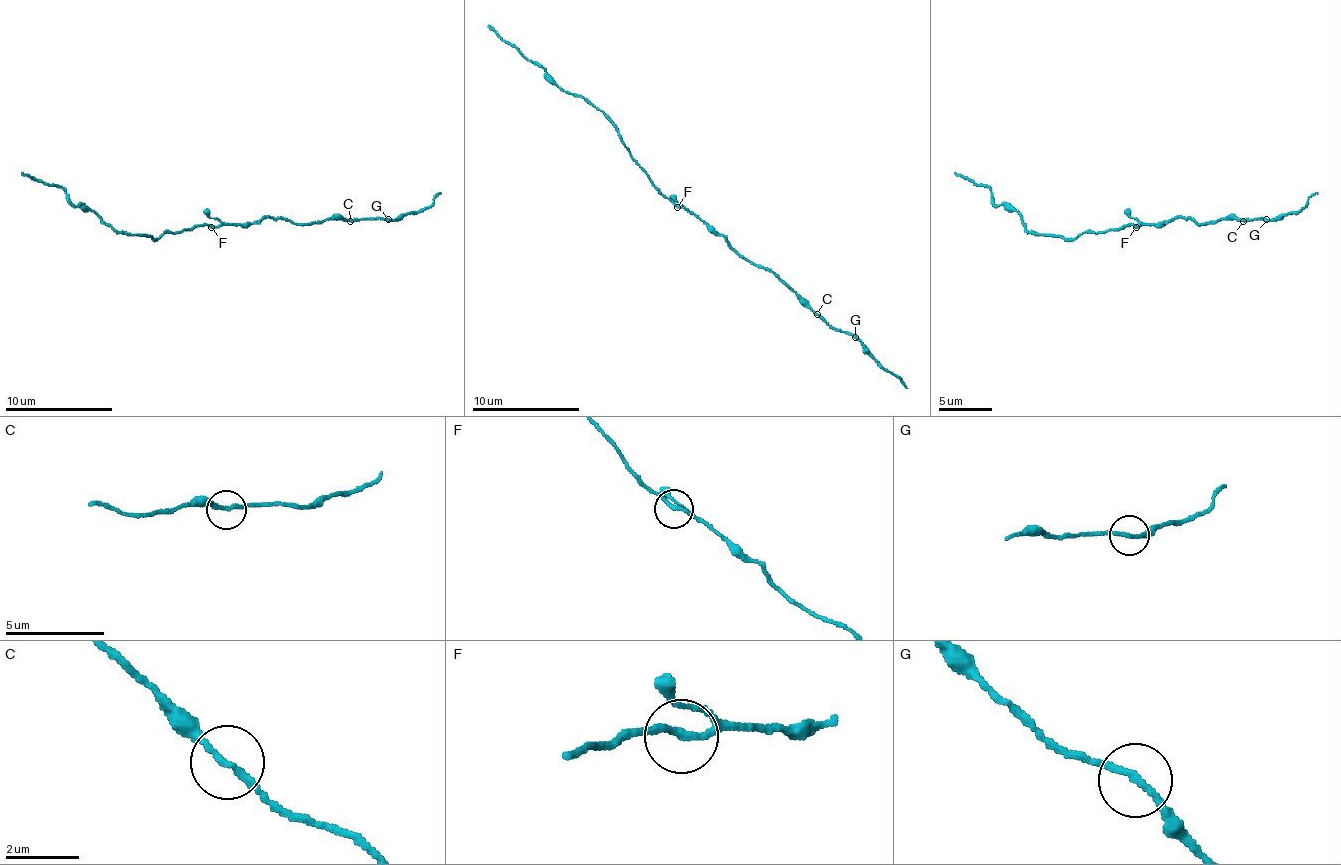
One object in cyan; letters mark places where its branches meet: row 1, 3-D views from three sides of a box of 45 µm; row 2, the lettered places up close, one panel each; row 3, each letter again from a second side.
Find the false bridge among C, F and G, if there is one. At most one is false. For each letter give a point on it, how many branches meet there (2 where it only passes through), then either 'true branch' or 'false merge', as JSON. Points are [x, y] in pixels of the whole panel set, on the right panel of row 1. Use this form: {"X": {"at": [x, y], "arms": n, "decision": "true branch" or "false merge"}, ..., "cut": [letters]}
{"C": {"at": [1243, 221], "arms": 2, "decision": "true branch"}, "F": {"at": [1136, 227], "arms": 2, "decision": "true branch"}, "G": {"at": [1266, 219], "arms": 2, "decision": "true branch"}, "cut": []}

